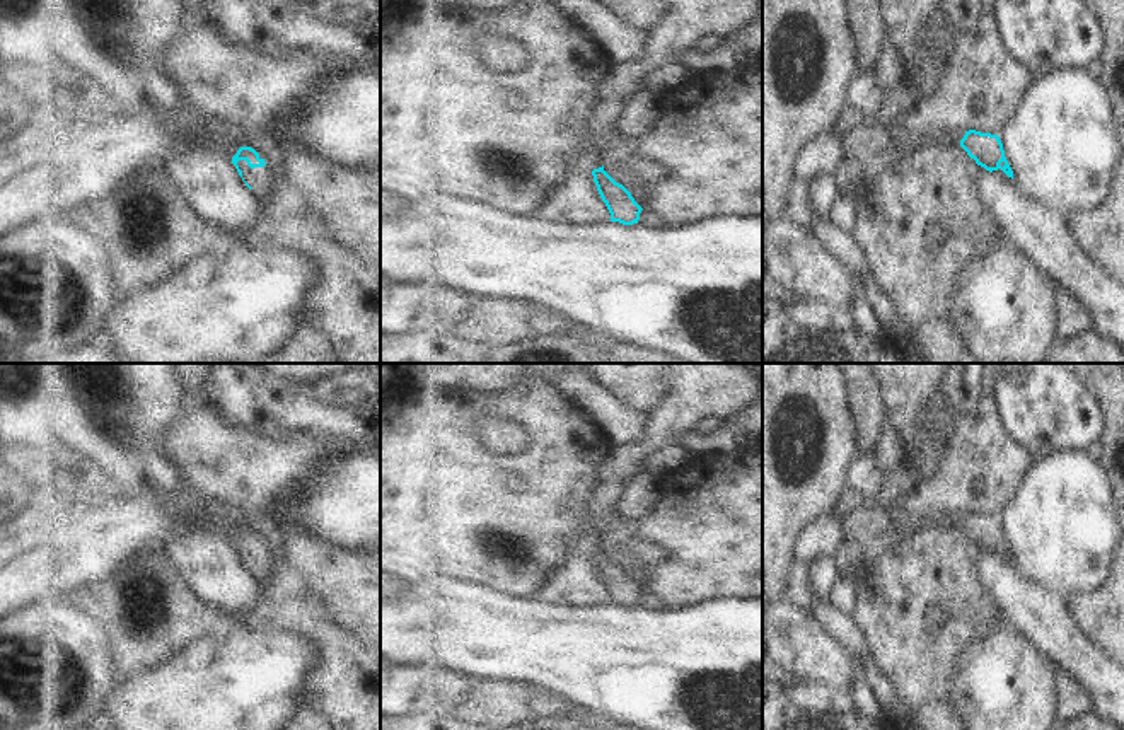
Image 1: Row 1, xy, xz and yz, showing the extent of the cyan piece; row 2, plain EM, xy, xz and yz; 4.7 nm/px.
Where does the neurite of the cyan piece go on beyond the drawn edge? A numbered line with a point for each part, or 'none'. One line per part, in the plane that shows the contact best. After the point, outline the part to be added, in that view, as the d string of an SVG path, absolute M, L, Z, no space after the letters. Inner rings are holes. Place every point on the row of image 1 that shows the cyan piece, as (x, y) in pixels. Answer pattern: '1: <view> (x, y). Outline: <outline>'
1: xy (261, 179). Outline: M239 160L237 165L242 171L244 181L261 200L264 200L273 191L275 174L268 165L251 169L246 160Z

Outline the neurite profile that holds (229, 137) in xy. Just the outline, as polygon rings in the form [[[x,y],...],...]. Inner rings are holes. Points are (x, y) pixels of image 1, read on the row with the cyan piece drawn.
[[[194,107],[193,116],[208,130],[210,136],[217,140],[217,152],[232,159],[240,147],[252,147],[252,138],[258,135],[268,135],[275,140],[276,133],[281,130],[273,123],[266,131],[242,128],[232,123],[217,121],[208,113]]]

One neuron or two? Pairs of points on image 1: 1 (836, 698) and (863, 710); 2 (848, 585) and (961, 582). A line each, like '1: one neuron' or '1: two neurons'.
1: two neurons
2: two neurons

